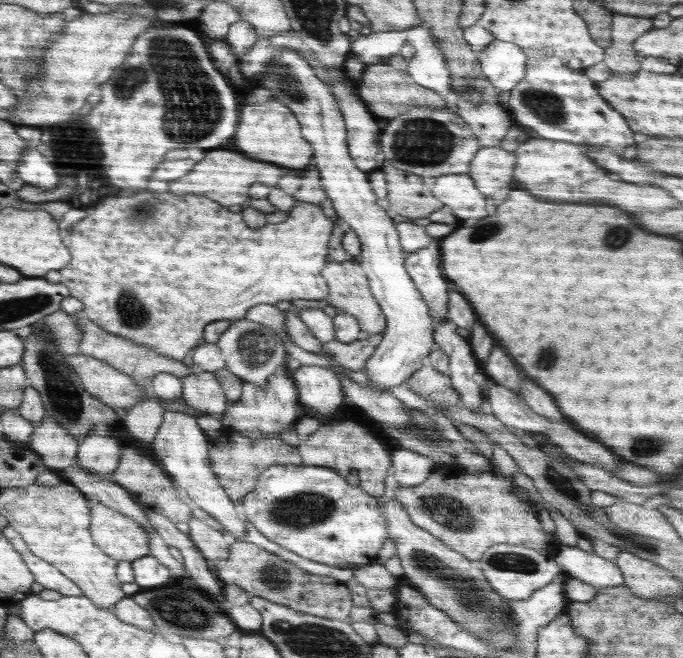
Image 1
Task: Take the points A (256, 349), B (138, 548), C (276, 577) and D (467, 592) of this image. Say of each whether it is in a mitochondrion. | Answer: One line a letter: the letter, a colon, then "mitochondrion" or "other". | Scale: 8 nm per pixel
A: mitochondrion
B: other
C: mitochondrion
D: mitochondrion

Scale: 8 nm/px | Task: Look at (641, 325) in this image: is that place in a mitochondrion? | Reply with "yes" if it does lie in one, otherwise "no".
no

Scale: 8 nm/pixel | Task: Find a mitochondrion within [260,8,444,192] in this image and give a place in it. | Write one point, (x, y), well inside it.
(284, 81)

